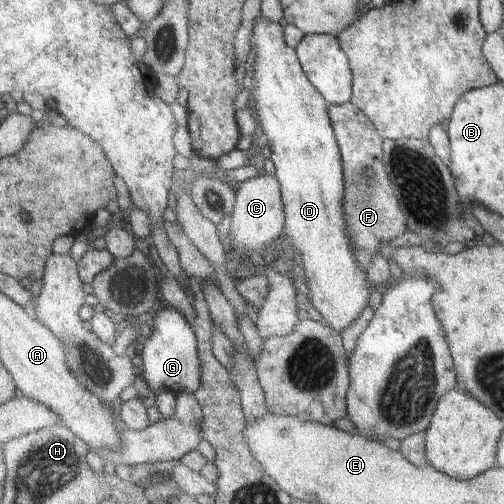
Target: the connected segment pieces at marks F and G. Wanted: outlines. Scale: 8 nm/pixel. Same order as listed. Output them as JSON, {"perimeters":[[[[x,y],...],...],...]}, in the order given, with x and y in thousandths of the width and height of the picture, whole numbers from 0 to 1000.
{"perimeters":[[[[700,204],[681,208],[655,208],[651,222],[657,236],[657,246],[665,260],[665,270],[673,286],[679,325],[683,327],[685,349],[685,427],[688,429],[688,452],[692,452],[692,468],[700,480],[700,492],[708,500],[704,516],[712,516],[712,524],[720,528],[720,536],[732,536],[736,520],[744,508],[754,506],[756,492],[746,488],[746,480],[776,480],[788,468],[808,462],[808,444],[800,421],[792,413],[792,401],[780,385],[776,373],[776,357],[764,341],[764,325],[760,321],[760,274],[748,262],[740,242],[704,210]]],[[[343,607],[323,611],[323,615],[315,615],[310,623],[300,623],[296,639],[302,661],[290,677],[278,681],[284,712],[278,738],[296,766],[294,778],[310,786],[308,808],[323,821],[323,831],[331,831],[347,821],[355,778],[379,778],[385,782],[397,770],[399,714],[393,698],[395,679],[389,661],[383,657],[383,647],[367,631],[367,623],[359,623]]]]}

